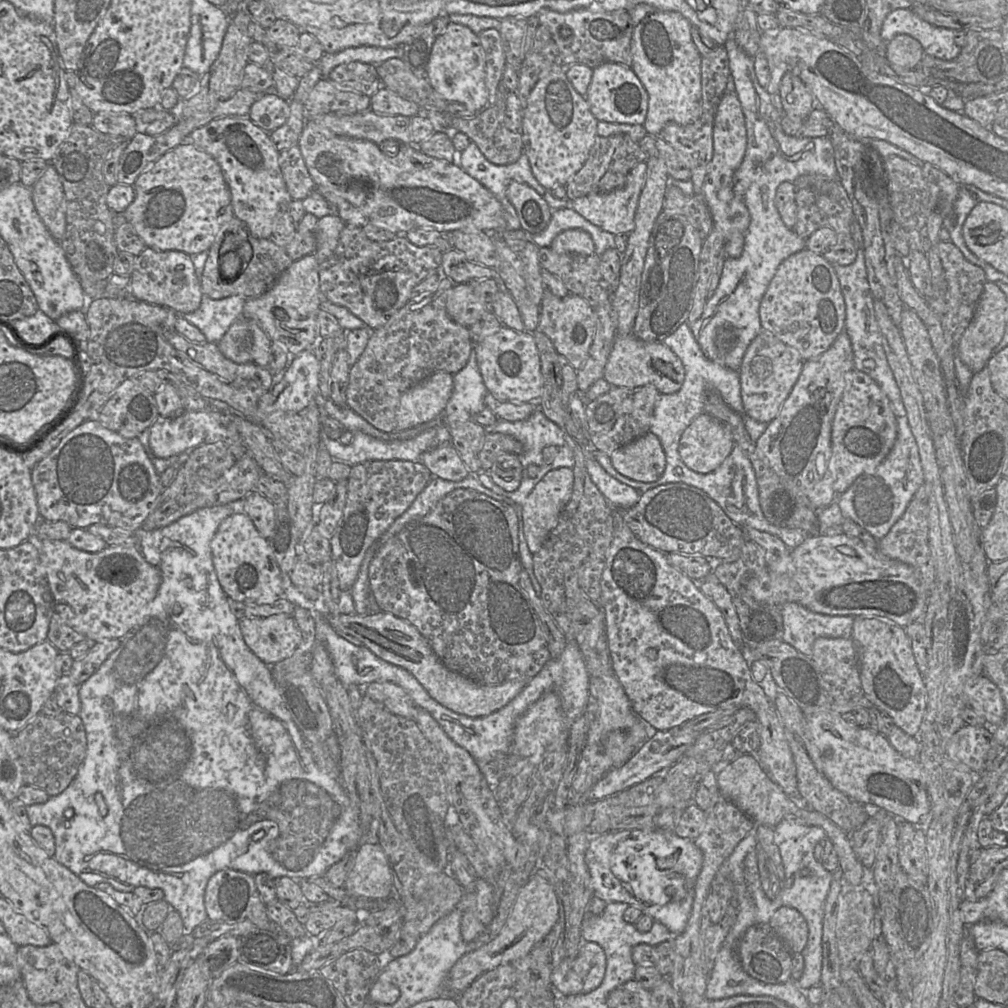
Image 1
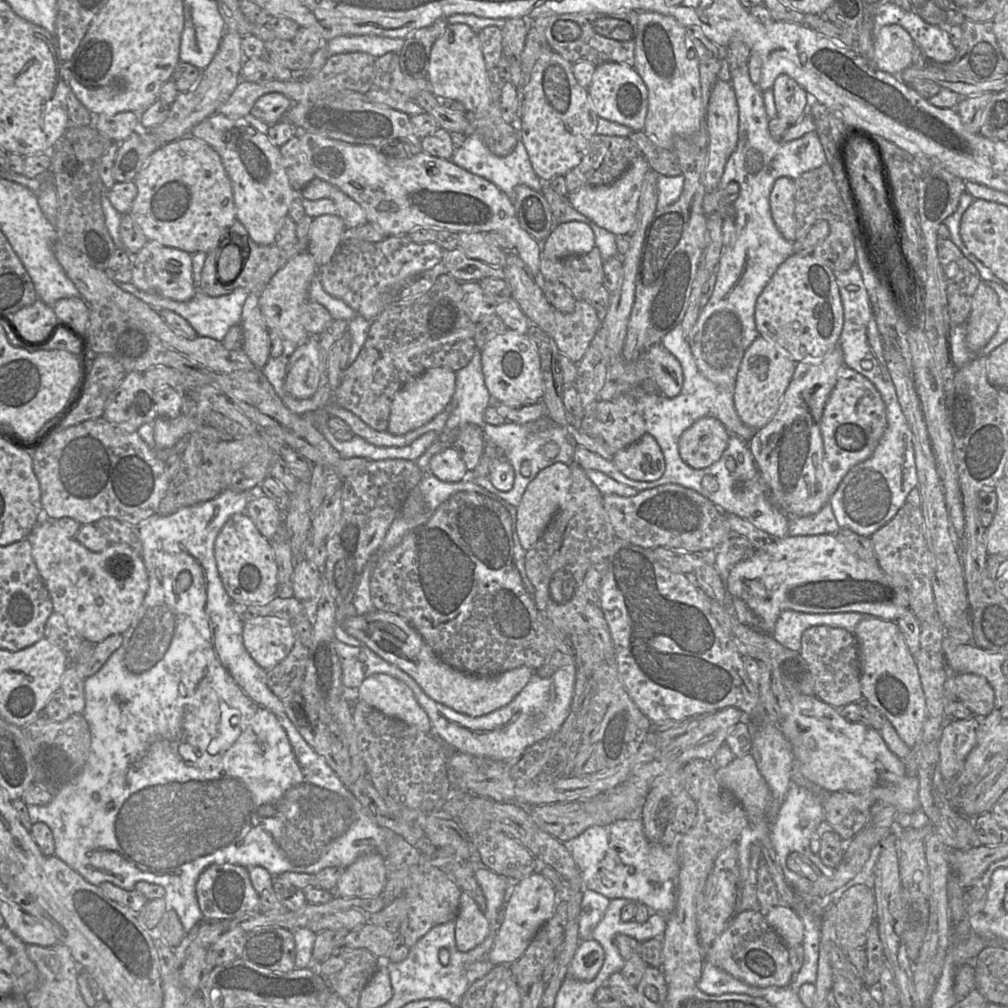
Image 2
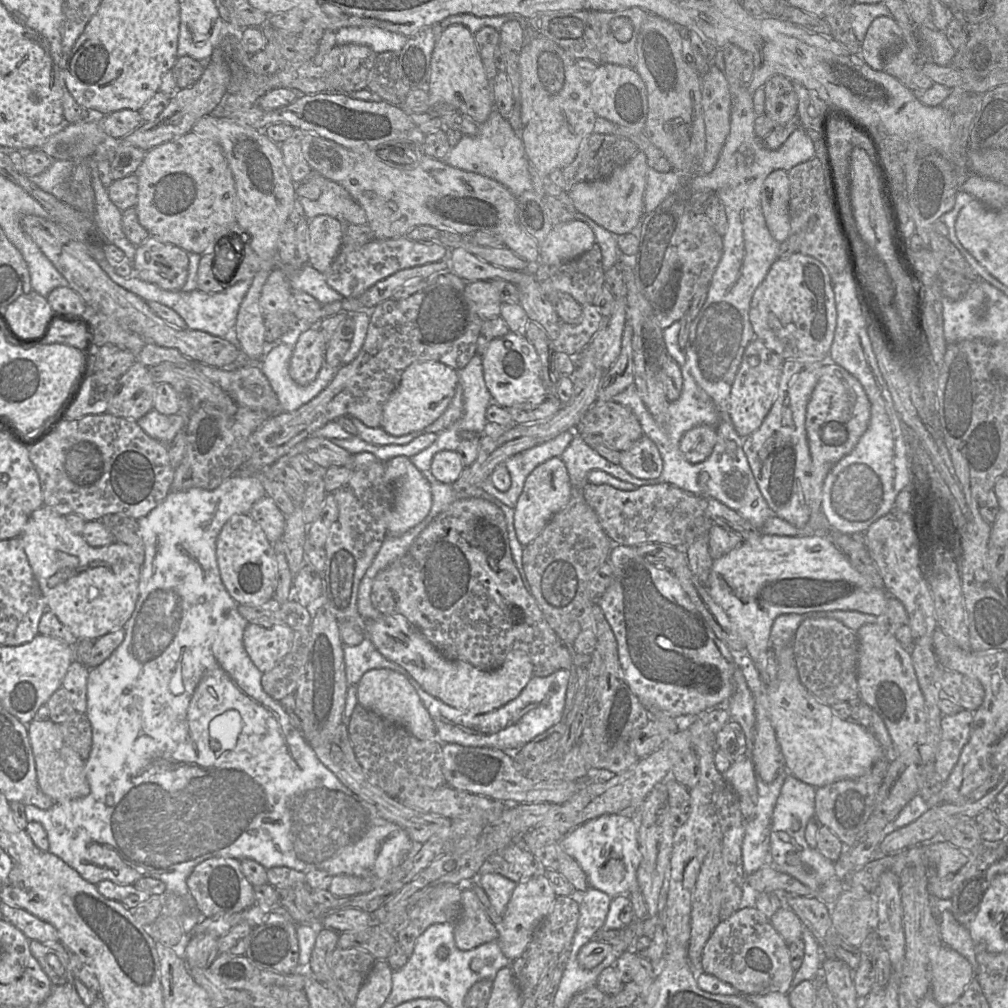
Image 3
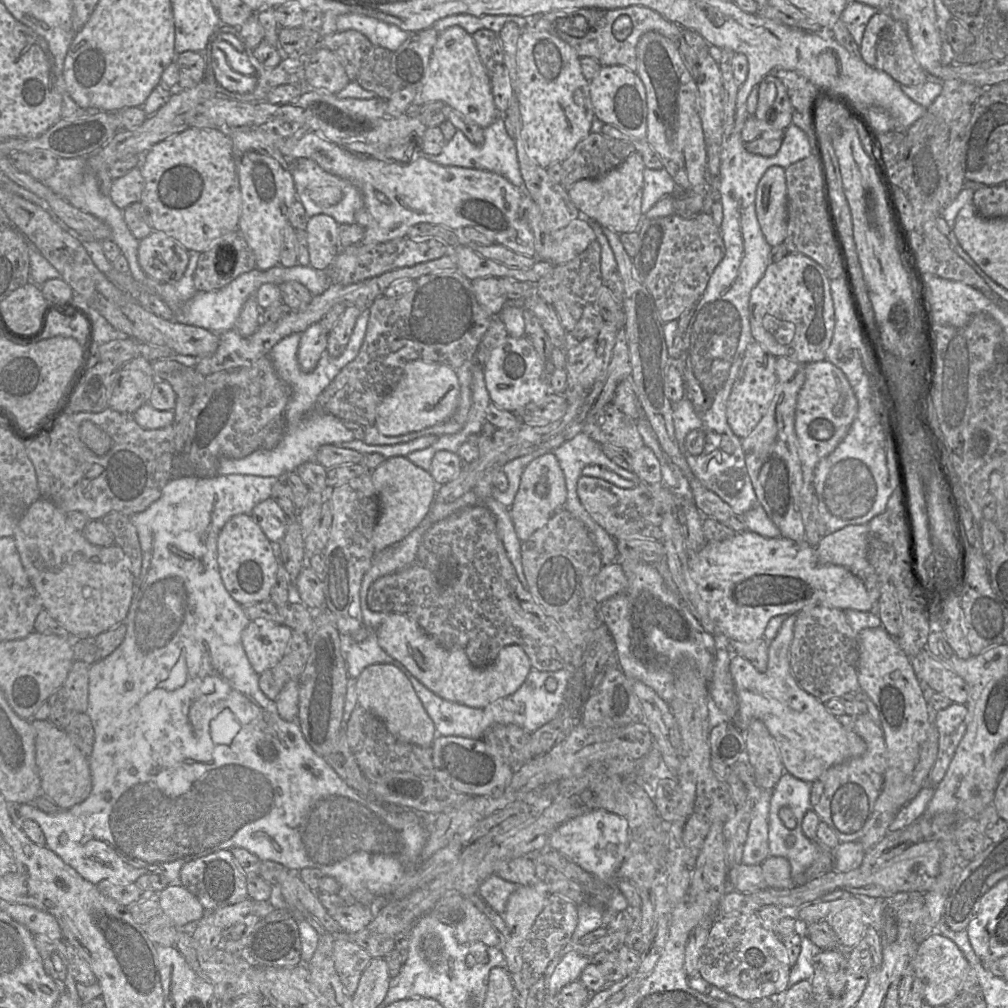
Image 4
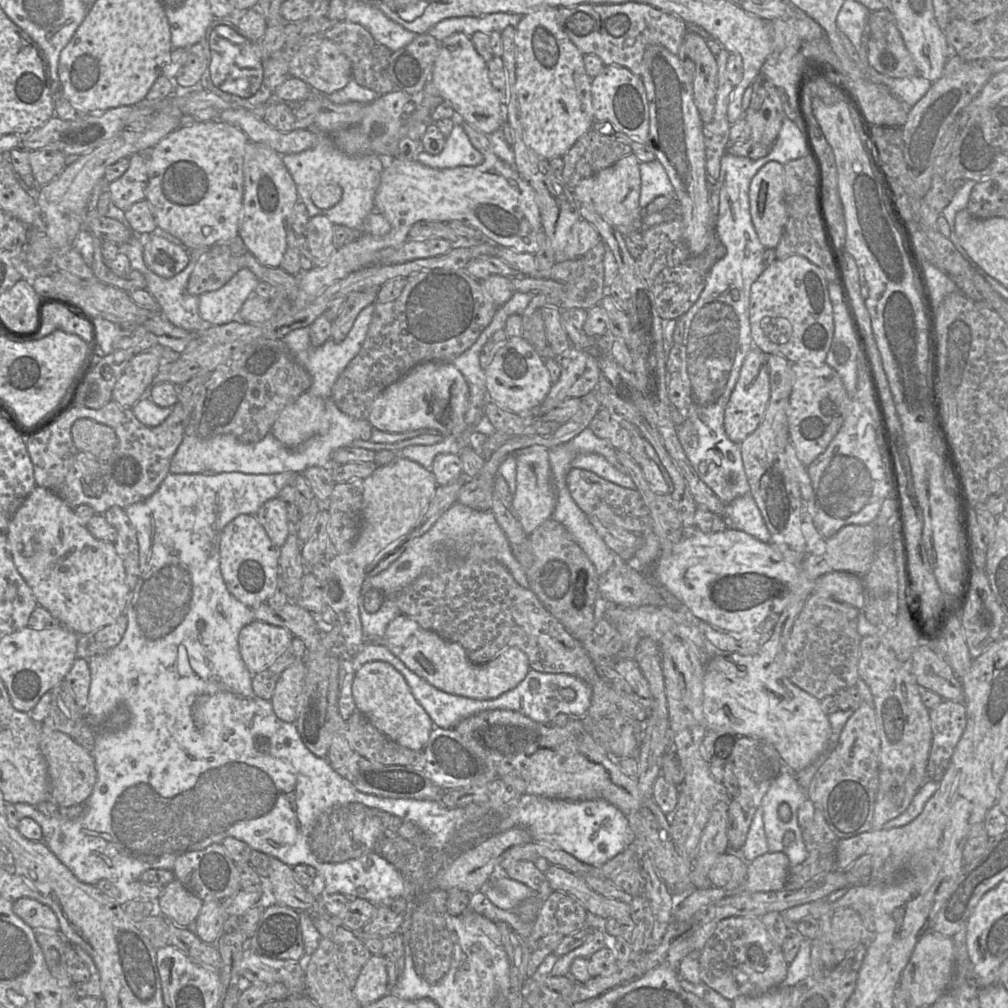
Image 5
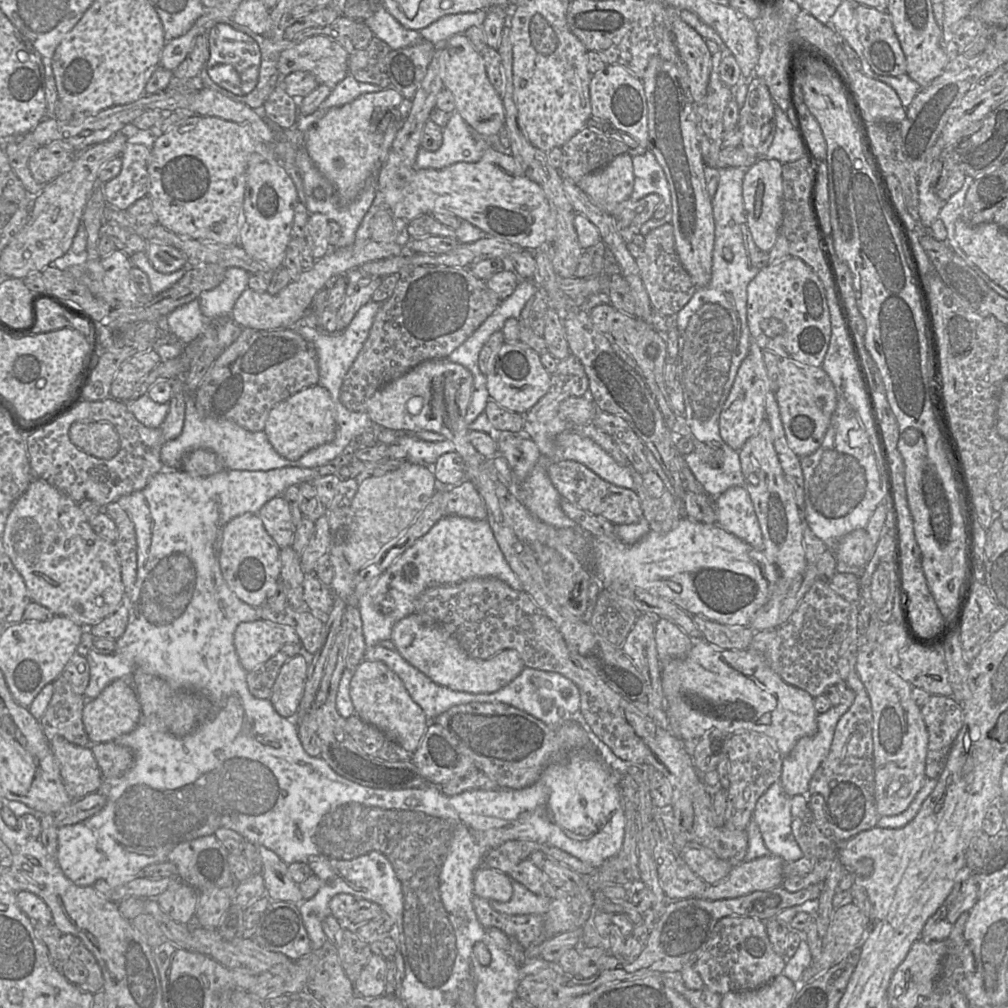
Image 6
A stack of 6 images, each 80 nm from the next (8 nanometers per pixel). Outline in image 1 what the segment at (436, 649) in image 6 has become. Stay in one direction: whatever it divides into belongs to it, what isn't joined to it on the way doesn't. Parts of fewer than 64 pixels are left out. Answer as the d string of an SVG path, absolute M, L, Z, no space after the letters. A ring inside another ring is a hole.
M382 610L366 614L340 614L328 615L330 625L337 632L344 632L360 640L376 656L391 664L400 666L410 672L423 686L427 693L438 703L454 712L469 717L482 717L489 715L508 704L527 684L528 680L515 679L499 684L483 684L469 679L455 671L448 669L434 653L427 639L410 622Z

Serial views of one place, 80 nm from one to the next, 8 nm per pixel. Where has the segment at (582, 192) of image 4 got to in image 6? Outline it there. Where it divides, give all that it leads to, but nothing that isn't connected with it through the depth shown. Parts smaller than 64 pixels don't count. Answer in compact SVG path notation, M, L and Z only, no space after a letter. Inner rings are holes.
M627 152L585 175L577 185L599 208L613 216L617 206L630 199L634 187L633 157Z

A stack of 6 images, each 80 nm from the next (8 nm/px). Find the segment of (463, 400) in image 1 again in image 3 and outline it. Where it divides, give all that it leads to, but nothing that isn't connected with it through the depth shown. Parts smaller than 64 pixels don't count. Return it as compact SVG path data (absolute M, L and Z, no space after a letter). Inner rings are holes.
M476 353L463 369L457 371L459 385L463 389L464 413L447 429L458 431L462 428L477 435L484 435L486 410L493 398L484 381L482 356Z

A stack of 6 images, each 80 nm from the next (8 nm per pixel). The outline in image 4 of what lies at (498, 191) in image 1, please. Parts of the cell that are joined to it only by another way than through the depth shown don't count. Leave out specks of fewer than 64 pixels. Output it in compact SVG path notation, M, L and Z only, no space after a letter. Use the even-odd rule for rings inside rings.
M499 114L491 125L483 129L483 133L484 143L477 146L470 142L461 130L457 129L453 138L445 143L440 154L426 154L421 149L421 156L442 166L457 166L494 172L505 177L520 189L524 189L525 183L520 172L516 143L508 135L503 117Z

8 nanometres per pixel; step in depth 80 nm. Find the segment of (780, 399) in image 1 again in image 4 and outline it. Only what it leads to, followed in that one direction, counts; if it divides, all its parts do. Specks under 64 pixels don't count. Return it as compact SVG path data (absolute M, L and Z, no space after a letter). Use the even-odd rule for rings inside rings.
M757 342L748 345L726 408L726 417L732 432L741 439L747 437L765 415L775 394L776 356L767 352Z

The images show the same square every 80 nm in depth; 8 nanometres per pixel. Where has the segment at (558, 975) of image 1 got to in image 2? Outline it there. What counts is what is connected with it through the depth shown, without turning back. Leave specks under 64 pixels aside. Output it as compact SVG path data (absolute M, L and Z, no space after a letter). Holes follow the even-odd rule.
M585 940L575 951L568 967L568 976L580 981L591 981L599 973L603 962L603 947L595 940Z

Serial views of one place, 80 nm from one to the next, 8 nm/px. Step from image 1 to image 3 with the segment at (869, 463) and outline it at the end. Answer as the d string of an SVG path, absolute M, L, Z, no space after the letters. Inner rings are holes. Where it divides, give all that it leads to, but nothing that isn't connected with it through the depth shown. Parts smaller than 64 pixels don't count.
M830 363L830 364L825 365L821 369L821 376L818 379L818 382L815 385L815 388L807 404L806 420L805 420L805 428L807 432L808 445L809 445L809 450L810 450L810 455L811 455L811 460L812 460L812 476L814 476L814 482L822 483L821 488L823 486L824 479L826 475L828 474L828 472L831 470L831 468L838 461L840 461L844 456L849 454L853 450L853 448L856 446L858 440L860 439L860 437L863 435L863 433L866 431L868 427L870 415L871 415L870 401L861 383L853 375L851 375L847 370L845 370L843 367L835 363Z

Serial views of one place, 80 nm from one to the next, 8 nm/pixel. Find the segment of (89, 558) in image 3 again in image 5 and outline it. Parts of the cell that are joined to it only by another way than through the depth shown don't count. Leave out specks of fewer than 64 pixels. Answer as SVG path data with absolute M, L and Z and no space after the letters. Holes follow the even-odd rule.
M36 485L14 514L5 534L15 566L31 588L38 605L47 609L62 625L79 636L93 635L125 614L131 589L114 543L93 537L80 523L74 508L57 493Z

